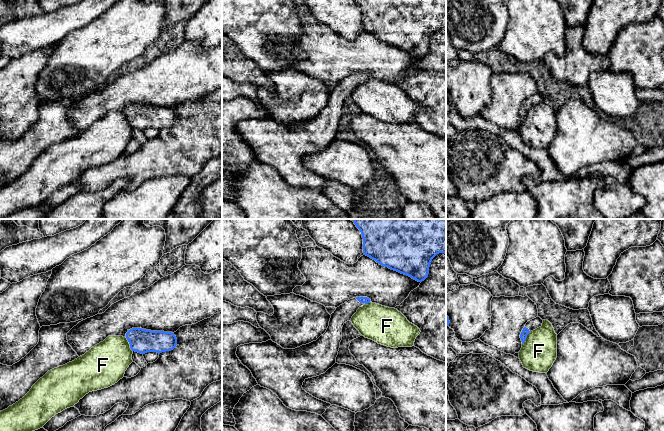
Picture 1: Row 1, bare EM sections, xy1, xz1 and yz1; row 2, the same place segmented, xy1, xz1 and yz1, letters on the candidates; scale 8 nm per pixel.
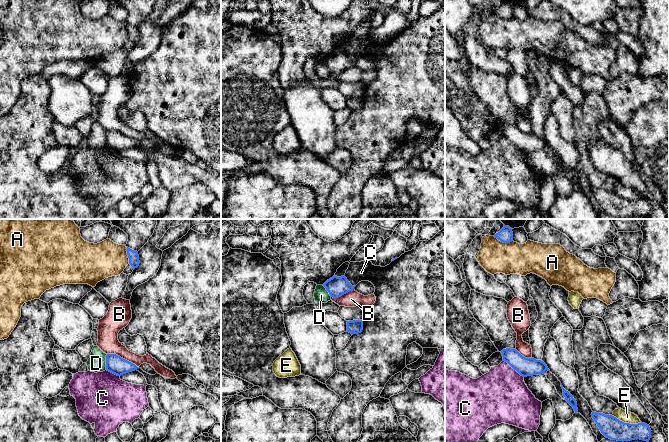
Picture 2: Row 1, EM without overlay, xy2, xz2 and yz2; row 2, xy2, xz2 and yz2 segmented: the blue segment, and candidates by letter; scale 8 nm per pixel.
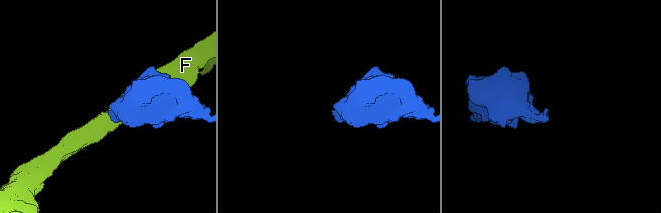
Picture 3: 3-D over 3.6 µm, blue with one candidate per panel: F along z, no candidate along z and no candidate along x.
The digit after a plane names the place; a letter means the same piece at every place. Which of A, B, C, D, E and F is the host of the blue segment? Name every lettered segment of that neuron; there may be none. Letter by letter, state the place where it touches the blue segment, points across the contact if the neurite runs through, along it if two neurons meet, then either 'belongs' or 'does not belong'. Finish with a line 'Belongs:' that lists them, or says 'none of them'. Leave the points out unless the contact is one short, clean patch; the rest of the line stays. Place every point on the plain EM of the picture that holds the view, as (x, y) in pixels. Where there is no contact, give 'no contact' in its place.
A: yz2 (503, 18) | along yz2 (493, 12), (503, 18), (512, 17) | does not belong
B: xy2 (122, 134) | along xy2 (107, 129), (115, 129), (132, 138), (137, 143) | does not belong
C: yz2 (513, 144) | along yz2 (503, 136), (523, 153) | does not belong
D: xy2 (106, 138) | does not belong
E: yz2 (626, 199) | along yz2 (611, 191), (624, 198), (641, 198) | does not belong
F: xy1 (129, 119) | along xy1 (125, 113), (132, 127) | does not belong
Belongs: none of them

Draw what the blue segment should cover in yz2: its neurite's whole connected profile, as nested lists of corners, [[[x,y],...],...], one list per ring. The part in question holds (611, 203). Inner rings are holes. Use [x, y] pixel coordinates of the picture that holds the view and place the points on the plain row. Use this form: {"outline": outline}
{"outline": [[[592,188],[592,194],[599,203],[601,209],[611,216],[631,217],[640,215],[649,218],[651,205],[645,199],[624,199],[612,191]]]}

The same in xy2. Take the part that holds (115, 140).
{"outline": [[[116,130],[106,131],[106,146],[121,152],[123,150],[137,146],[137,142]]]}

